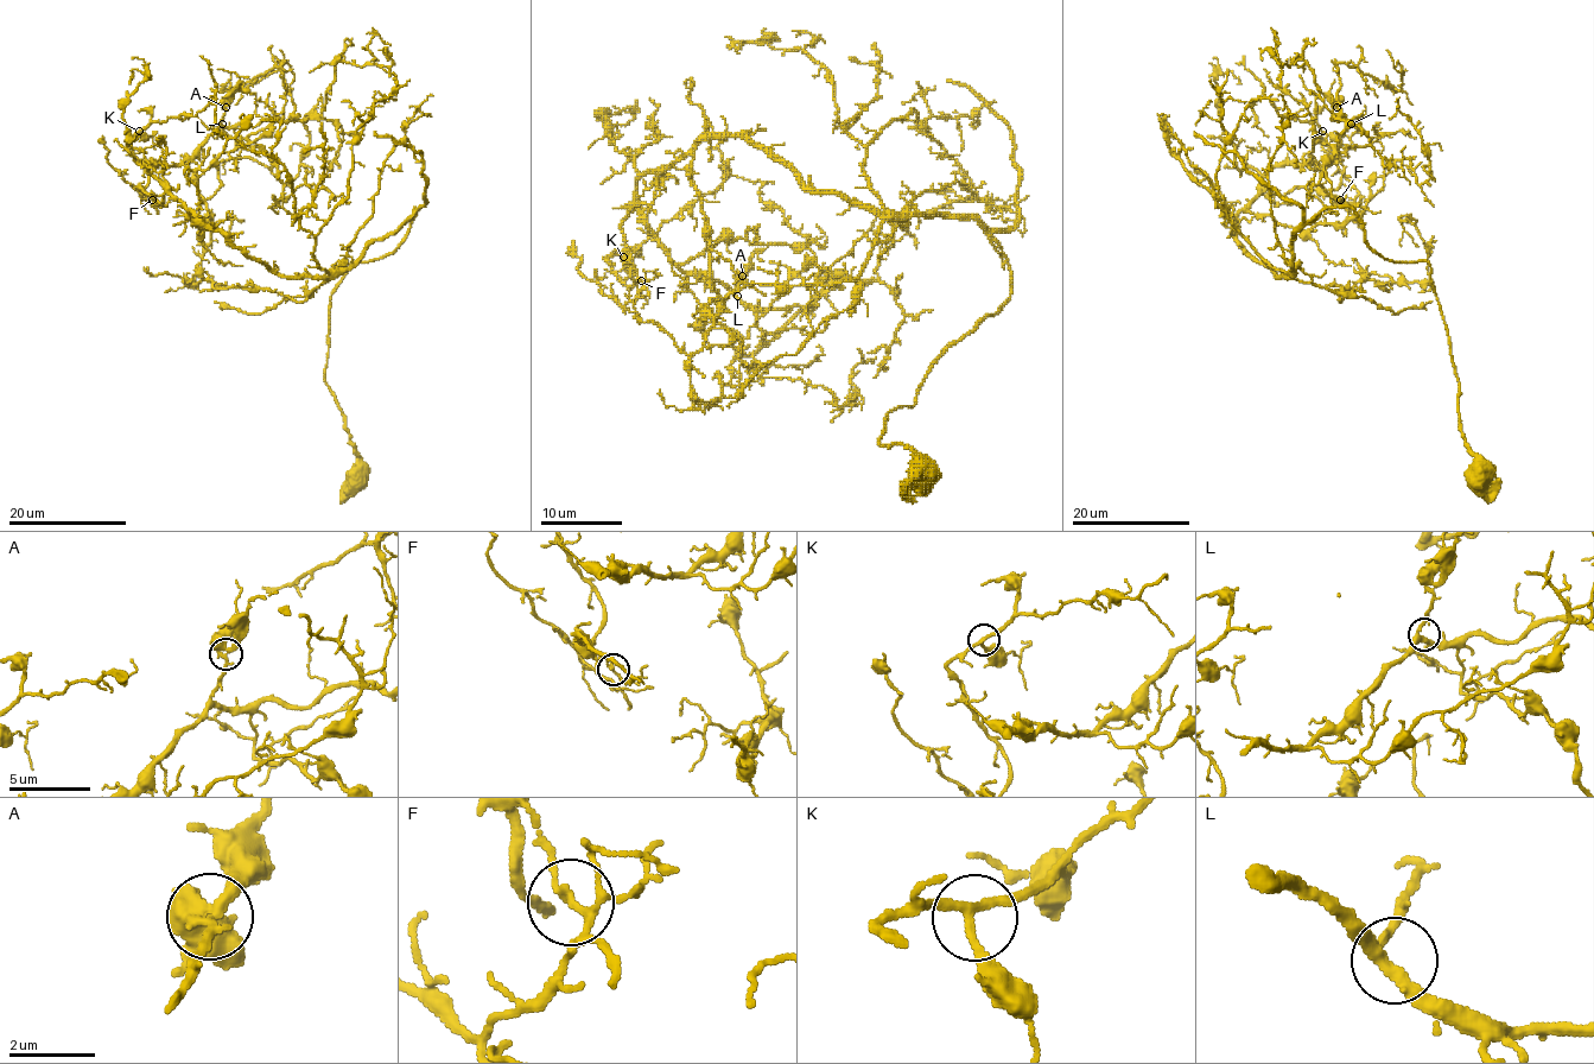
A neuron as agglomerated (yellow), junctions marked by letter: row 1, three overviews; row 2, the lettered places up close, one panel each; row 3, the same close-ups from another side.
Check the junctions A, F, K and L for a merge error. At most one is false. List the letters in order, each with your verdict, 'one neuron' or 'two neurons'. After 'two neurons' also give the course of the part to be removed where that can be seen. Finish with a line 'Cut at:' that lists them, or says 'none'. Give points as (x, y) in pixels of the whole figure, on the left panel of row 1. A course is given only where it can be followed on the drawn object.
A: one neuron
F: two neurons; foreign part runs (152, 200), (152, 204), (108, 162), (102, 135)
K: one neuron
L: one neuron
Cut at: F

